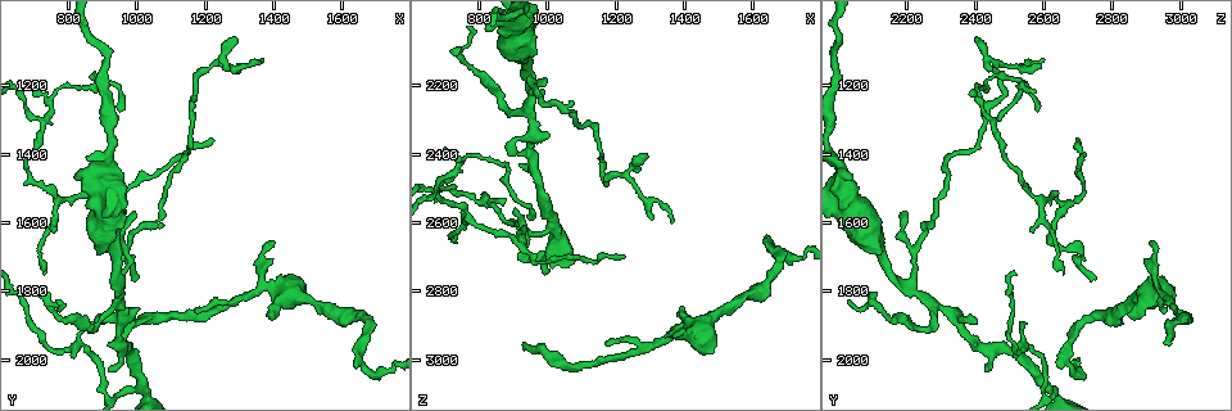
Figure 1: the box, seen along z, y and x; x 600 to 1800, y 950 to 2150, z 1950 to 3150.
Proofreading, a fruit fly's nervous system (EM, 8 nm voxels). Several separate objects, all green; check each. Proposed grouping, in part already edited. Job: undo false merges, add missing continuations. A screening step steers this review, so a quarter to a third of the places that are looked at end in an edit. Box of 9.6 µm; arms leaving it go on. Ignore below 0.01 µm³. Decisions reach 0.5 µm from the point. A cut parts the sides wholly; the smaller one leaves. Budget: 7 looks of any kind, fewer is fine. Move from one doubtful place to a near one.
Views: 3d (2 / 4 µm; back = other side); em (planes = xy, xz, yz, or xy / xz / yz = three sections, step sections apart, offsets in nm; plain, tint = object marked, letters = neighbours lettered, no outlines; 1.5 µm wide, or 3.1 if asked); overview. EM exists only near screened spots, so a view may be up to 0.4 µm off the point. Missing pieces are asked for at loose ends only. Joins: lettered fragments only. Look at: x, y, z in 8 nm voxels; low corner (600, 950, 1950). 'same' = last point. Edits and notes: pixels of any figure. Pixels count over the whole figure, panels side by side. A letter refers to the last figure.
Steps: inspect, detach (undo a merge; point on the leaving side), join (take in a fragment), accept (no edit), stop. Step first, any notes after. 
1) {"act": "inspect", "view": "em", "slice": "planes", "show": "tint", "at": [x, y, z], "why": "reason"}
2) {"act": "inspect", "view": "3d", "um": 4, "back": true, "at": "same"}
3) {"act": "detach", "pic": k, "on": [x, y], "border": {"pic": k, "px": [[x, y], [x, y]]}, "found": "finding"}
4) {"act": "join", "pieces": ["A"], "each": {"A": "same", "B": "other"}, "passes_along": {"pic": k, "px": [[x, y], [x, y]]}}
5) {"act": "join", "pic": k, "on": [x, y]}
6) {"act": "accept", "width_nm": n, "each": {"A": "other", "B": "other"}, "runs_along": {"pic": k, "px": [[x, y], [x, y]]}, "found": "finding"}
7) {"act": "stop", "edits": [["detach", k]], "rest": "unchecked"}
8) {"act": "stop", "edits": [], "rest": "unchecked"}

{"act": "inspect", "view": "3d", "um": 4, "at": [1220, 1360, 2700], "why": "end of a long branch"}

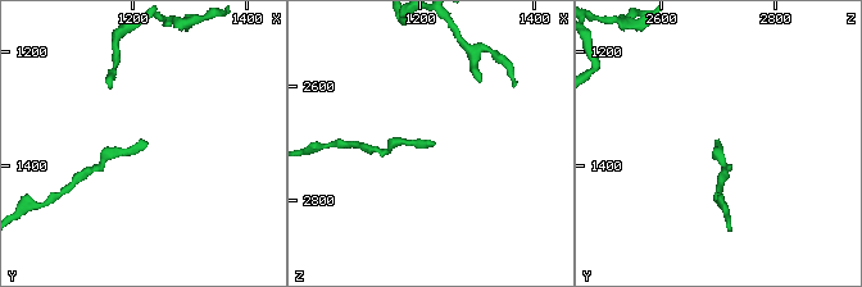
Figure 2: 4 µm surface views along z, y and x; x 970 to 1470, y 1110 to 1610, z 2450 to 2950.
{"act": "inspect", "view": "em", "slice": "planes", "show": "plain", "at": [1230, 1360, 2695]}

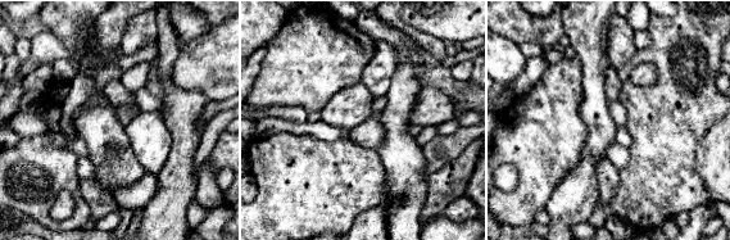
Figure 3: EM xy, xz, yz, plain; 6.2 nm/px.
{"act": "inspect", "view": "em", "slice": "planes", "show": "letters", "at": "same"}

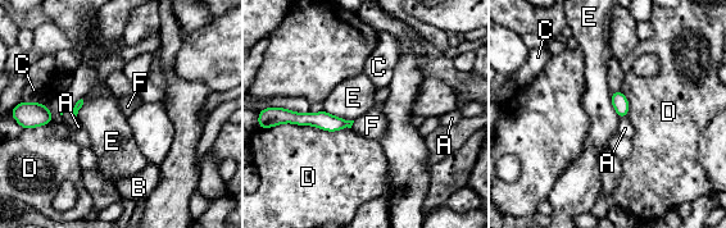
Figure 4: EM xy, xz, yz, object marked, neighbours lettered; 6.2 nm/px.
{"act": "accept", "each": {"A": "other", "B": "other", "C": "other", "D": "other", "E": "other", "F": "other"}, "border": {"pic": 4, "px": [[354, 121], [350, 127]]}, "found": "none of them fits"}

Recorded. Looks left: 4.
{"act": "inspect", "view": "em", "slice": "planes", "show": "letters", "at": [1390, 1870, 2850], "why": "branch stops here"}

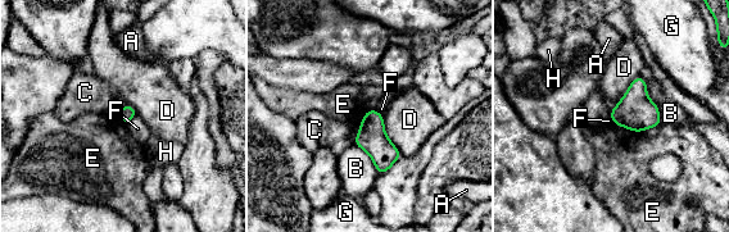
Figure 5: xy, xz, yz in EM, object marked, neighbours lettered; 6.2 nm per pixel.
{"act": "accept", "longest_contact_nm": ["B", 340], "each": {"A": "other", "B": "other", "C": "other", "D": "other", "E": "other", "F": "other", "G": "other", "H": "other"}, "found": "none of them fits"}

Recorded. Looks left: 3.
{"act": "inspect", "view": "em", "slice": "xz", "step": 4, "show": "tint", "at": [920, 2020, 2440], "why": "thin end"}

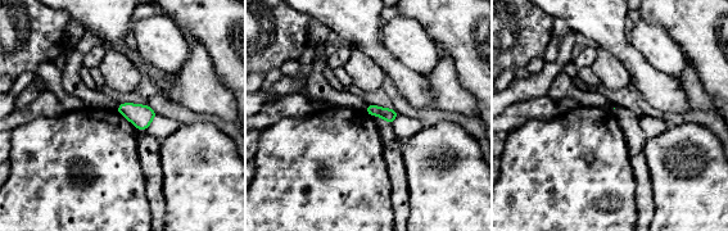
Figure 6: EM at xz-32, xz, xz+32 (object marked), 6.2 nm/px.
{"act": "inspect", "view": "em", "slice": "planes", "show": "letters", "at": "same", "why": "another direction"}

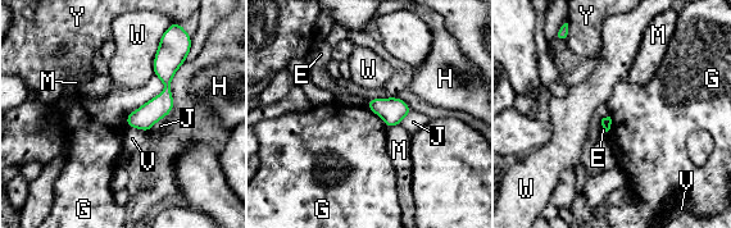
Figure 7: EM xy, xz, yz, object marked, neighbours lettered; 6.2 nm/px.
{"act": "accept", "longest_contact_nm": ["G", 380], "each": {"E": "other", "G": "other", "H": "other", "J": "other", "M": "other", "V": "other", "W": "other", "Y": "other"}, "found": "no lettered fragment goes on from it"}

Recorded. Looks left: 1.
{"act": "stop", "edits": [], "rest": "unchecked"}

